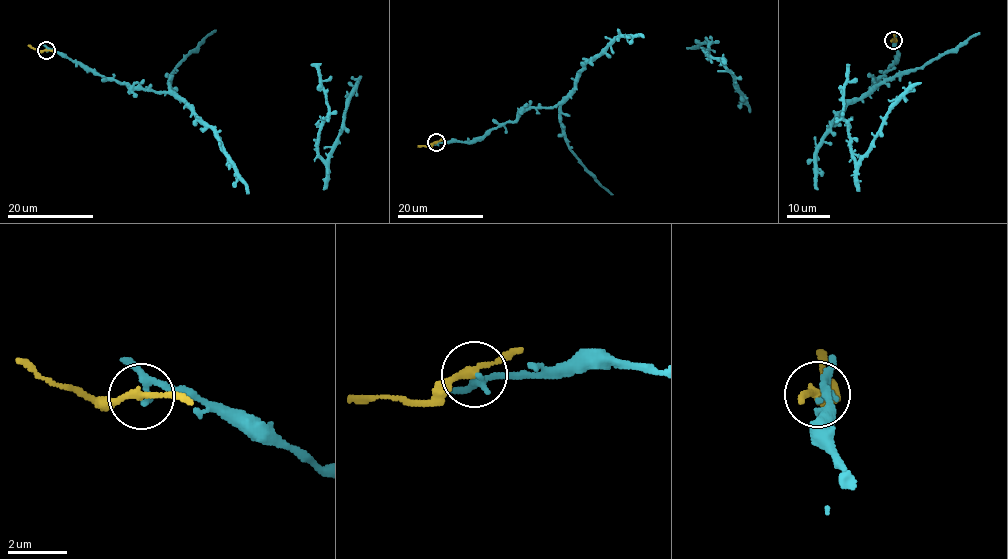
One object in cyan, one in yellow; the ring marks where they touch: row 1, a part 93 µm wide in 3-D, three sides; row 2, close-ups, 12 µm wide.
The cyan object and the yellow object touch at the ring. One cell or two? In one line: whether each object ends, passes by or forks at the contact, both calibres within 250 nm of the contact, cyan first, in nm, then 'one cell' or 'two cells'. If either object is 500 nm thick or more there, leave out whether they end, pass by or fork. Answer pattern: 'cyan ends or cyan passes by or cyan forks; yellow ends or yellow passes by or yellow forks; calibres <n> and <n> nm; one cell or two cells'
cyan passes by; yellow passes by; calibres 140 and 220 nm; two cells

